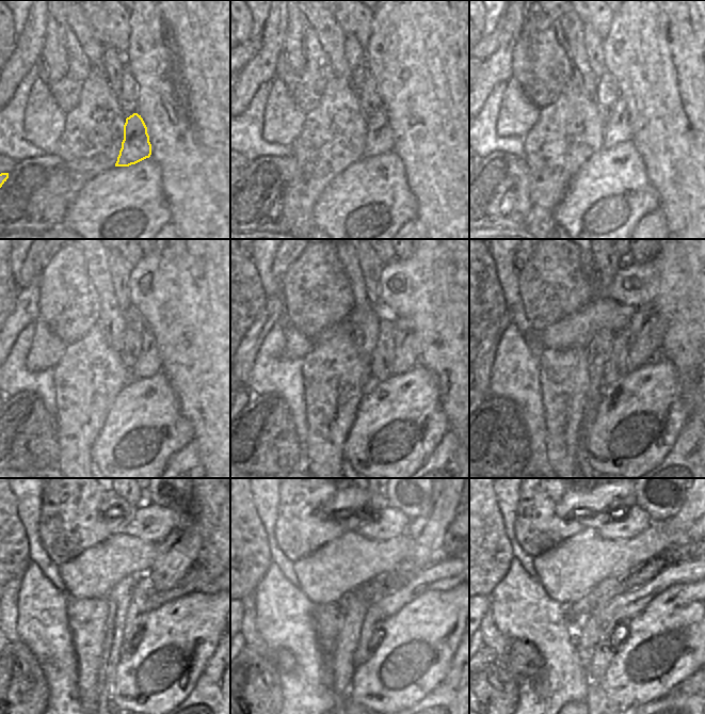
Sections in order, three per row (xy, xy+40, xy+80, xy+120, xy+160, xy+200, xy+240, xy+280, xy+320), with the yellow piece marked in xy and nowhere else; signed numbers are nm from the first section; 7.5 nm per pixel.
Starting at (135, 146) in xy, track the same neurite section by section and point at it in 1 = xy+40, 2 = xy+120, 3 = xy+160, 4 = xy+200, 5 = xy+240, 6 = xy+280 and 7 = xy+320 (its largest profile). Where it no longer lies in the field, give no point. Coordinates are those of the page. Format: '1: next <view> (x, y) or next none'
1: next xy+40 (379, 138)
2: next xy+120 (147, 364)
3: next xy+160 (398, 336)
4: next xy+200 (647, 324)
5: next xy+240 (177, 553)
6: next xy+280 (429, 536)
7: next xy+320 (686, 516)

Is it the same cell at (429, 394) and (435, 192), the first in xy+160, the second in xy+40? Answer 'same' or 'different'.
different

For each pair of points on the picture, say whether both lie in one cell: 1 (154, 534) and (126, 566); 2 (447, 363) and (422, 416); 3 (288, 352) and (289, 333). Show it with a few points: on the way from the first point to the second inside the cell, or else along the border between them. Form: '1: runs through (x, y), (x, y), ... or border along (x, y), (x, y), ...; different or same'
1: border along (124, 533), (146, 541), (157, 542); different
2: border along (420, 365), (436, 377), (442, 407); different
3: runs through (290, 348), (290, 337); same

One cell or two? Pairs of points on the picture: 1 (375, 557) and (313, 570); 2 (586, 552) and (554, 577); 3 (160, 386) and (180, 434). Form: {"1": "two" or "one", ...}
{"1": "one", "2": "one", "3": "one"}

